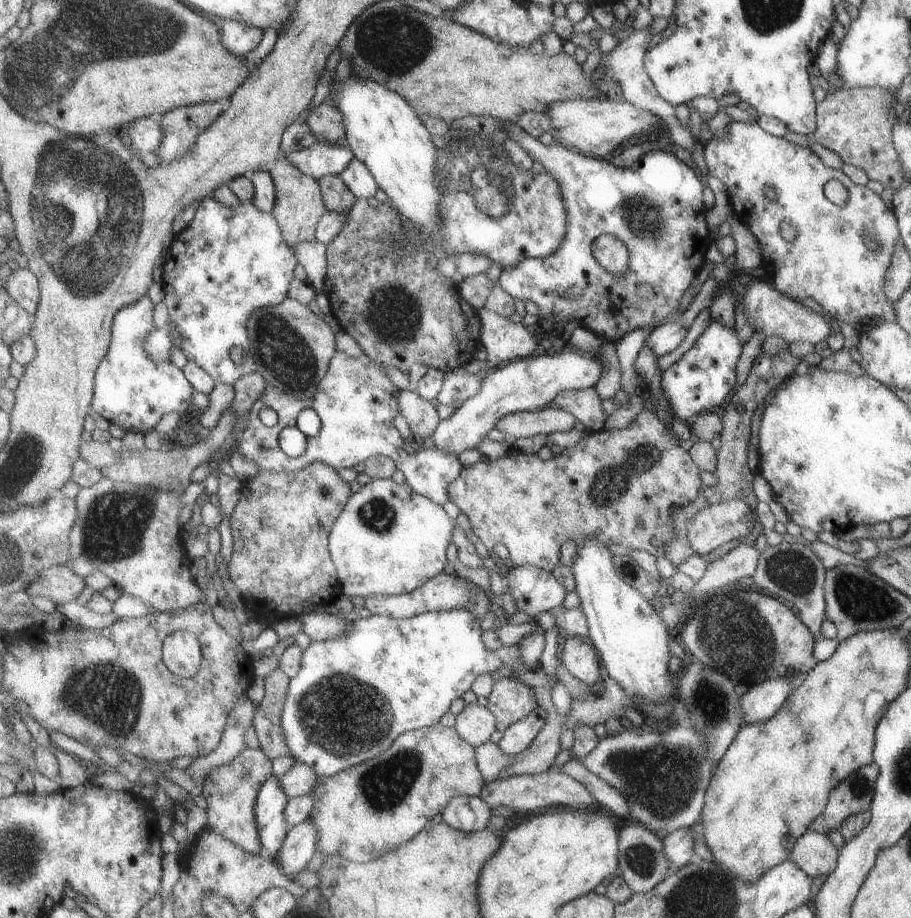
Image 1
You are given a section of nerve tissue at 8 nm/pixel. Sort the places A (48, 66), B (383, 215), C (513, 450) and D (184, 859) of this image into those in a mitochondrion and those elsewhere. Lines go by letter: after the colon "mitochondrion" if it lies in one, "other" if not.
A: mitochondrion
B: other
C: other
D: other

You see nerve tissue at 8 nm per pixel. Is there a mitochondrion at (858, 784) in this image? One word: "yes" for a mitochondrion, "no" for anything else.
yes

